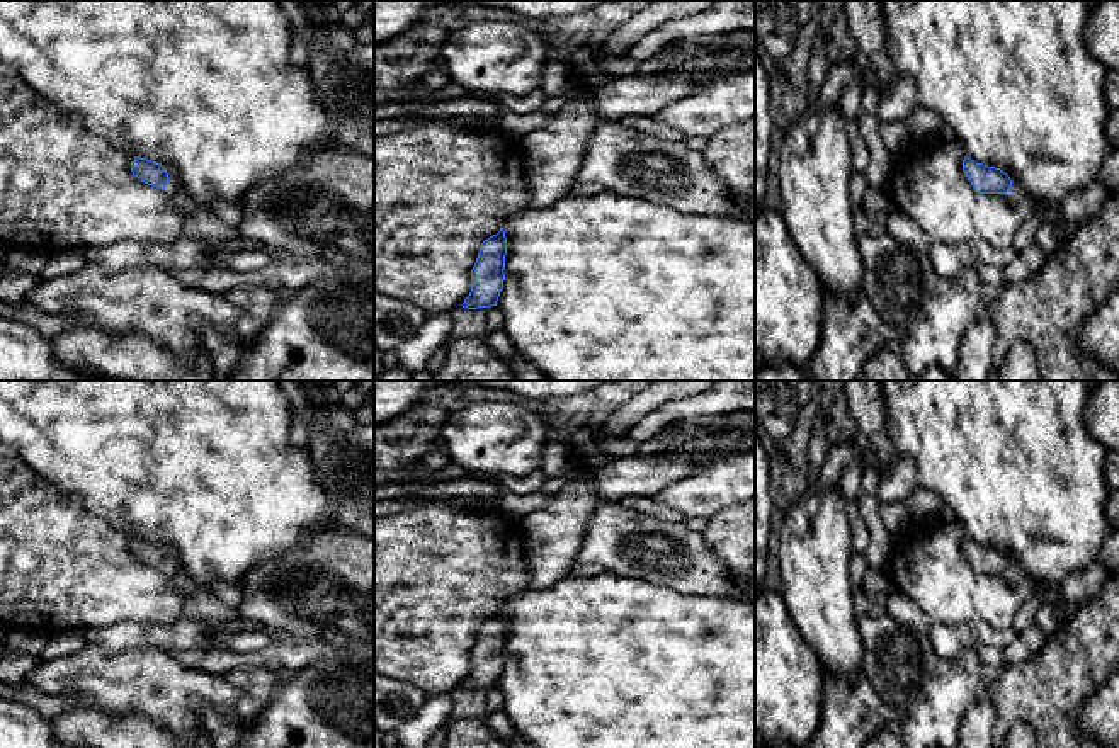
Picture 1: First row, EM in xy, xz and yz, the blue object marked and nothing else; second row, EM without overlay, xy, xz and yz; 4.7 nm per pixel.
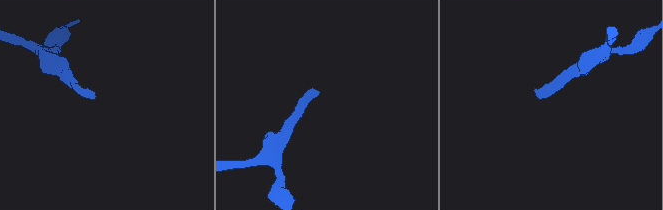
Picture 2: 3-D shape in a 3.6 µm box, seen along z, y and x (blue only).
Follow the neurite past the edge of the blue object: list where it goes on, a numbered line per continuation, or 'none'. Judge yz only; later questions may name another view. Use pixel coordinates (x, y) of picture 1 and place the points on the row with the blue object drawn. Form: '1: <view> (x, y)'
none

